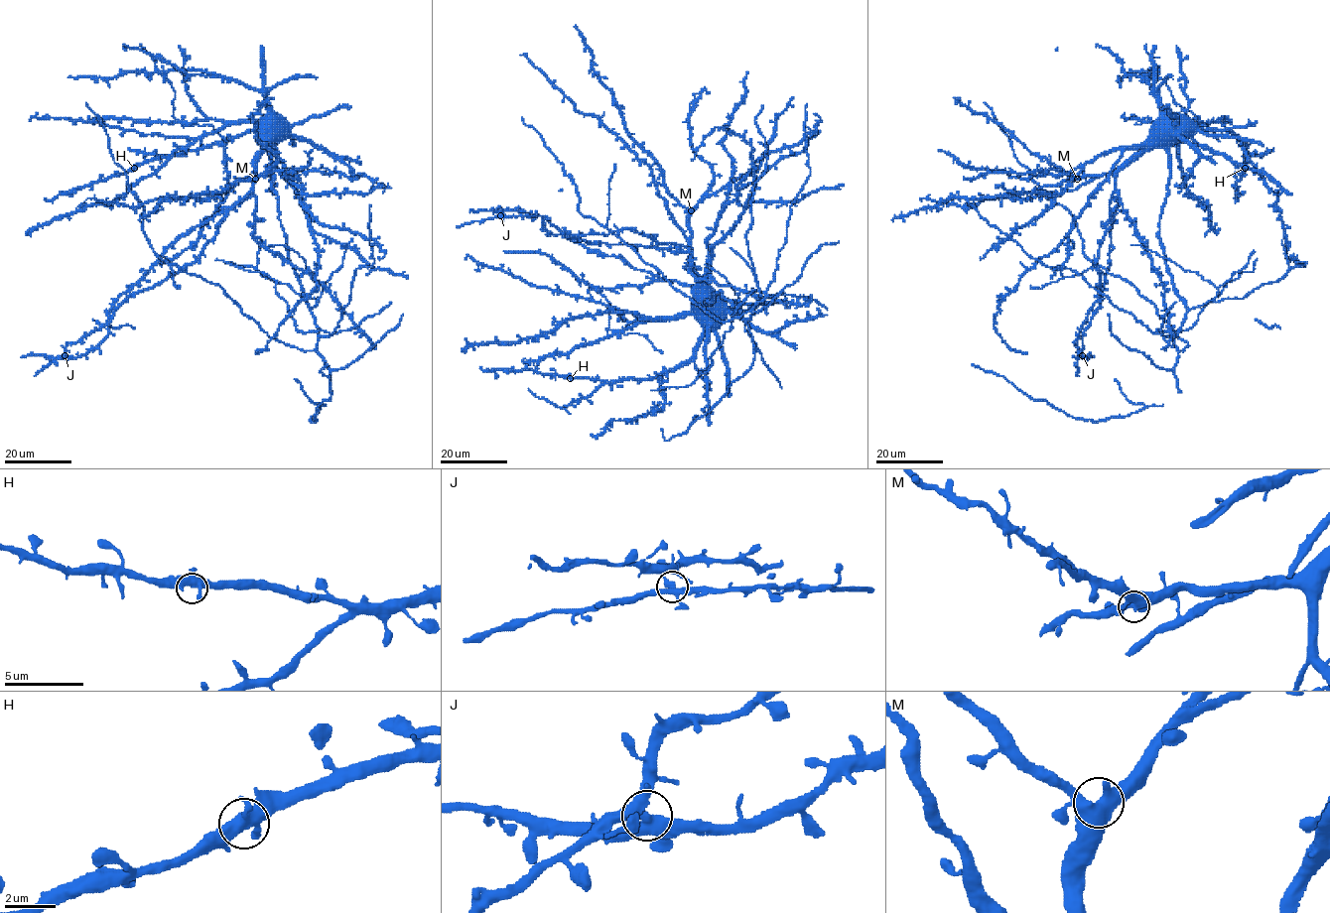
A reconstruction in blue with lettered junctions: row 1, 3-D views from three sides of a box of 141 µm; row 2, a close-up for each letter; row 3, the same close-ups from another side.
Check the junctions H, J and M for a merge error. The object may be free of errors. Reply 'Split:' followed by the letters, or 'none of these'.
Split: none of these

